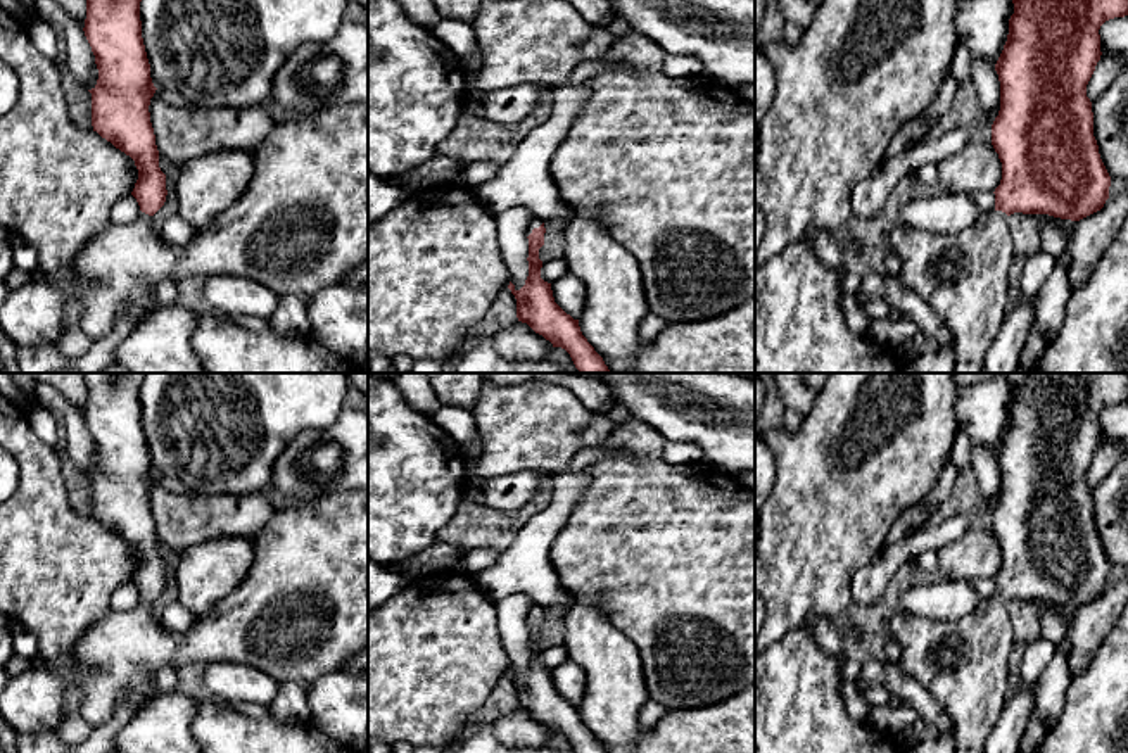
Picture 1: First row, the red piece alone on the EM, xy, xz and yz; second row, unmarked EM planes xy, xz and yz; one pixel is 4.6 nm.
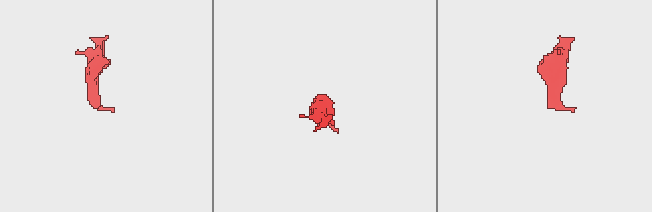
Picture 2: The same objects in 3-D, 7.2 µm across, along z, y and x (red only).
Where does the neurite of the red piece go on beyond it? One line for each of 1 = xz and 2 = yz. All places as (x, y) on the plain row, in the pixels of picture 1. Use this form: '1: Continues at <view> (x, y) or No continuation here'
1: Continues at xz (536, 608)
2: Continues at yz (964, 664)

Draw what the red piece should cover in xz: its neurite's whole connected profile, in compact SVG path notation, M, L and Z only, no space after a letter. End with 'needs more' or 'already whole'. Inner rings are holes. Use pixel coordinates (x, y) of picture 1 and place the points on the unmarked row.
M534 604L527 620L529 663L520 677L511 668L508 672L516 686L516 705L549 727L553 734L565 736L575 753L606 753L582 722L579 706L574 706L554 689L551 670L541 665L542 648L539 646L539 636L544 632L544 620L544 610Z | needs more

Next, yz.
M954 373L957 385L1002 376L1014 390L1009 421L995 451L1000 497L992 532L1002 549L995 596L967 617L933 620L893 615L891 641L900 646L898 668L924 686L954 724L955 753L983 753L985 739L1007 703L1009 655L1016 636L1007 613L1014 599L1080 608L1109 585L1111 563L1093 523L1087 471L1100 447L1100 413L1128 402L1126 373Z | needs more

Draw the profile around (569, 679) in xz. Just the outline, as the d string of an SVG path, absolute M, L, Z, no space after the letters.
M568 658L551 670L554 689L574 706L579 706L586 693L582 667Z

